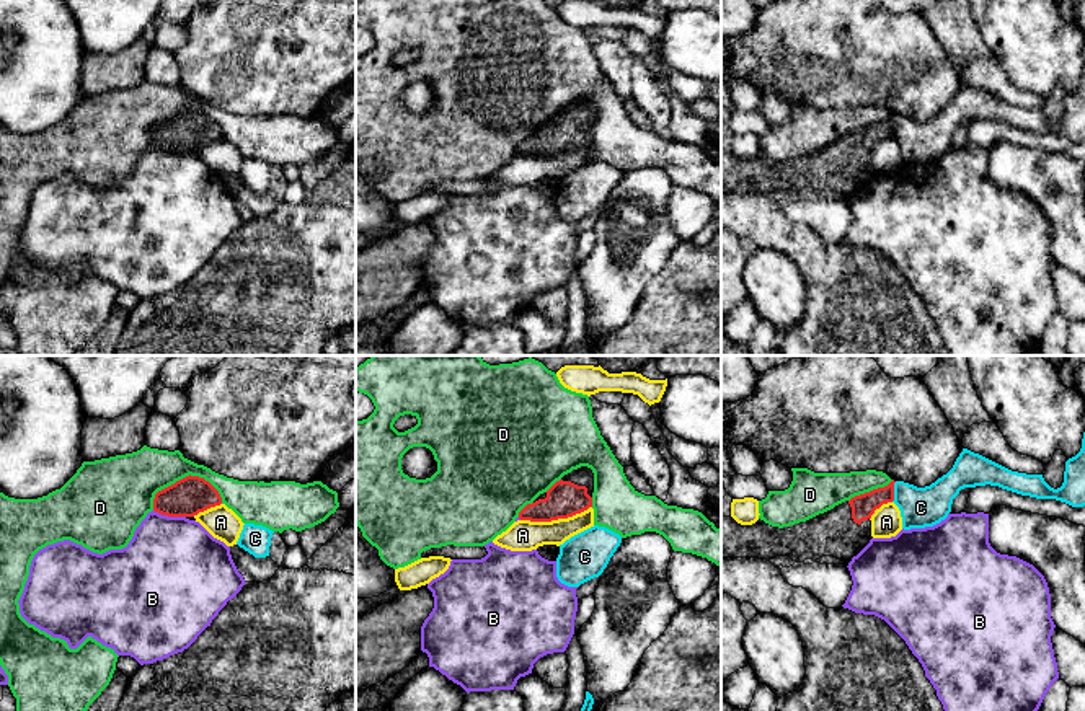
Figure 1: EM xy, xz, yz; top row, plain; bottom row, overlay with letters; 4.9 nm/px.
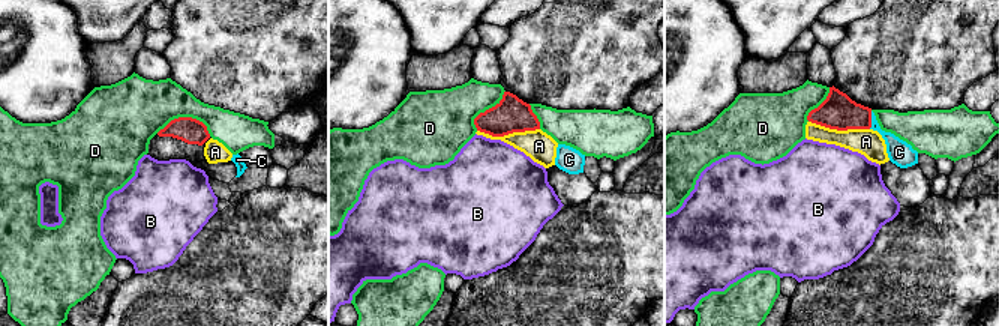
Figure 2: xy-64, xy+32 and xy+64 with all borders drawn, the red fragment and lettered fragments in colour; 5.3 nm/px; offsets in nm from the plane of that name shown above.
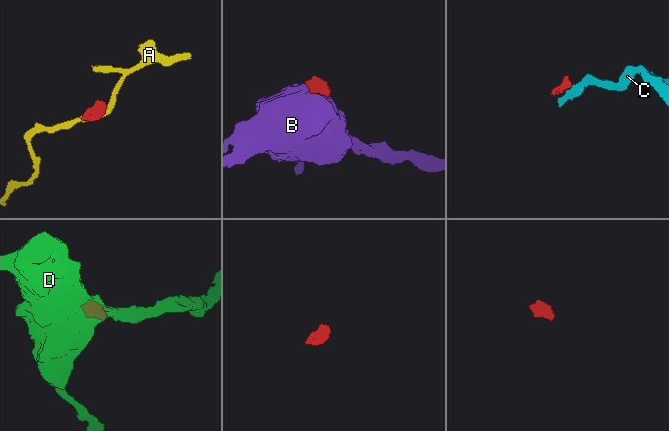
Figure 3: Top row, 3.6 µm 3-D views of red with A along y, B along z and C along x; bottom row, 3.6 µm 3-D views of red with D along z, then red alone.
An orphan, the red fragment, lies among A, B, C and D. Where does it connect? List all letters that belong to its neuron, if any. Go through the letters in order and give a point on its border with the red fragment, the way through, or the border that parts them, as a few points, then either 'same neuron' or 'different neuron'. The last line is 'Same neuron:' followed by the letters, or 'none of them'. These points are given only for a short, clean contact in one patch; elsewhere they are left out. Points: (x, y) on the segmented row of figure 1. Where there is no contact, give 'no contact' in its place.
A: contact xz (555, 519); different neuron
B: contact xy (170, 516); border xy (154, 509), (162, 514), (185, 517); different neuron
C: contact yz (893, 491); border yz (896, 481), (891, 501); different neuron
D: contact xy (186, 476); different neuron
Same neuron: none of them

